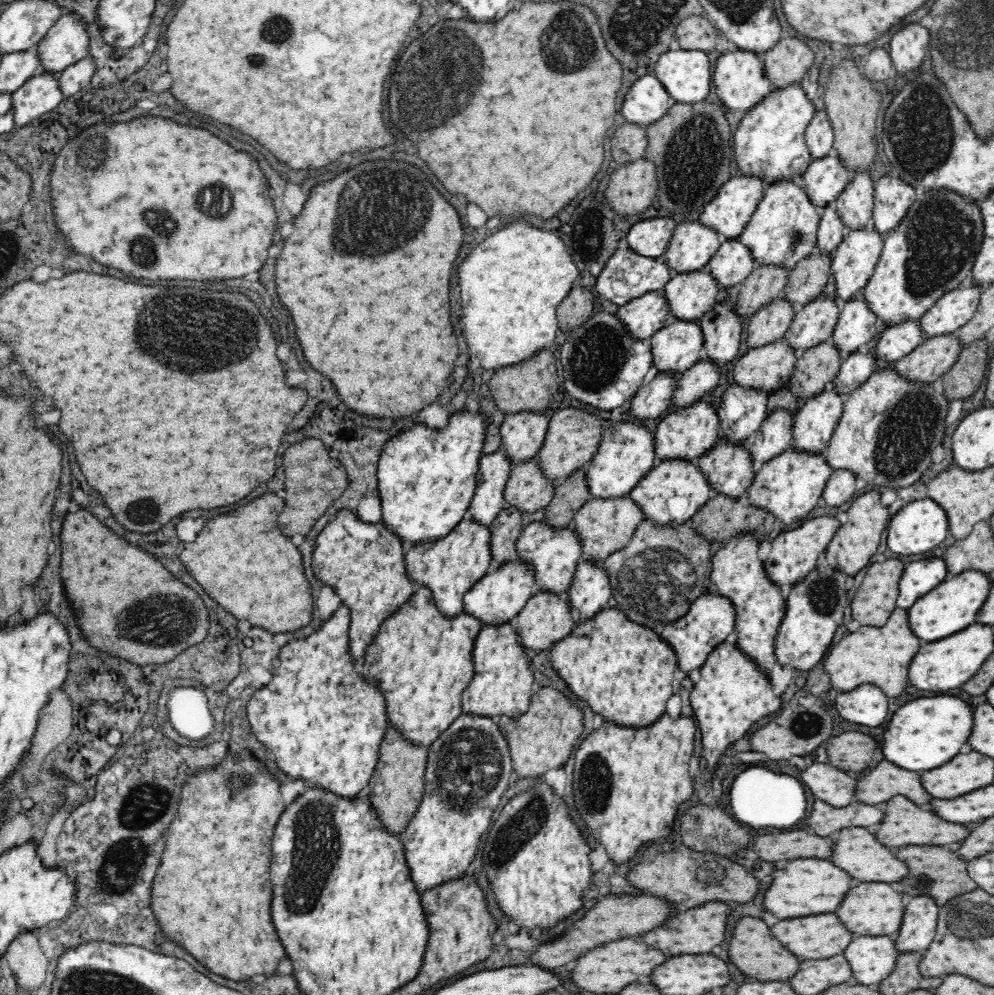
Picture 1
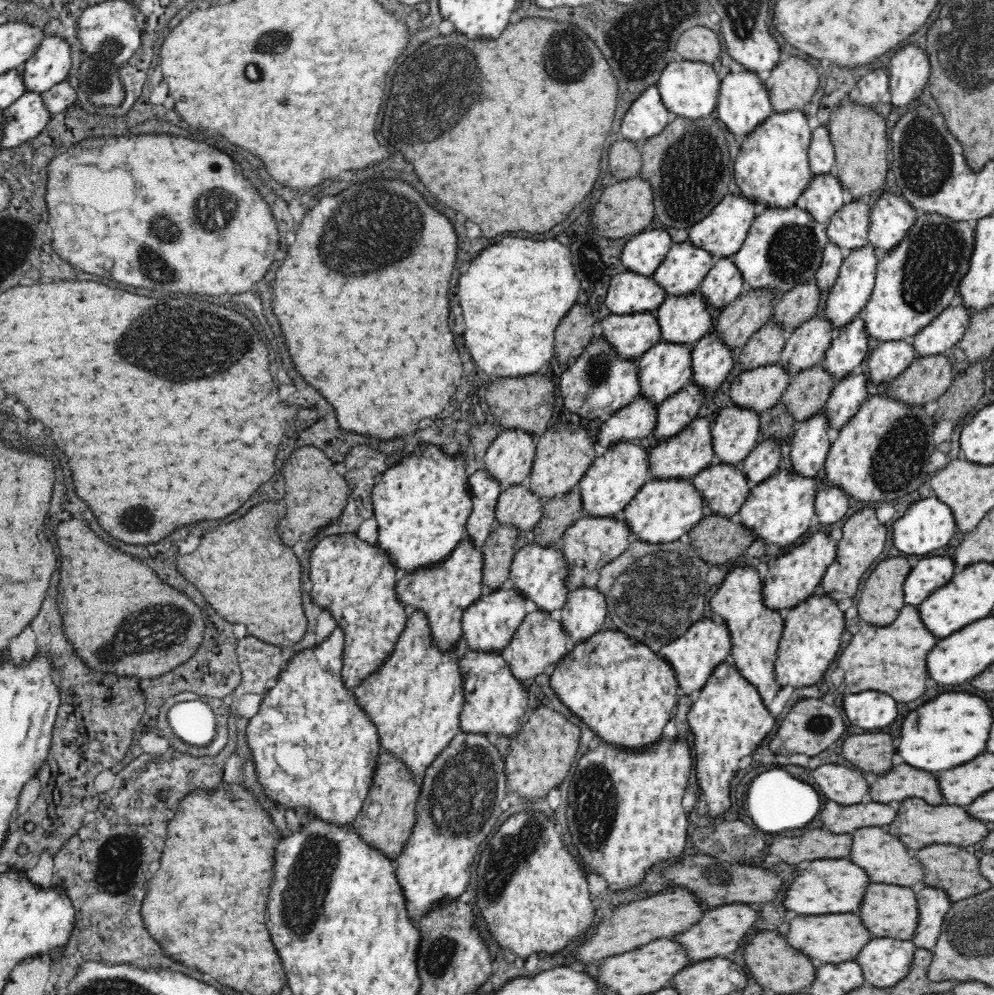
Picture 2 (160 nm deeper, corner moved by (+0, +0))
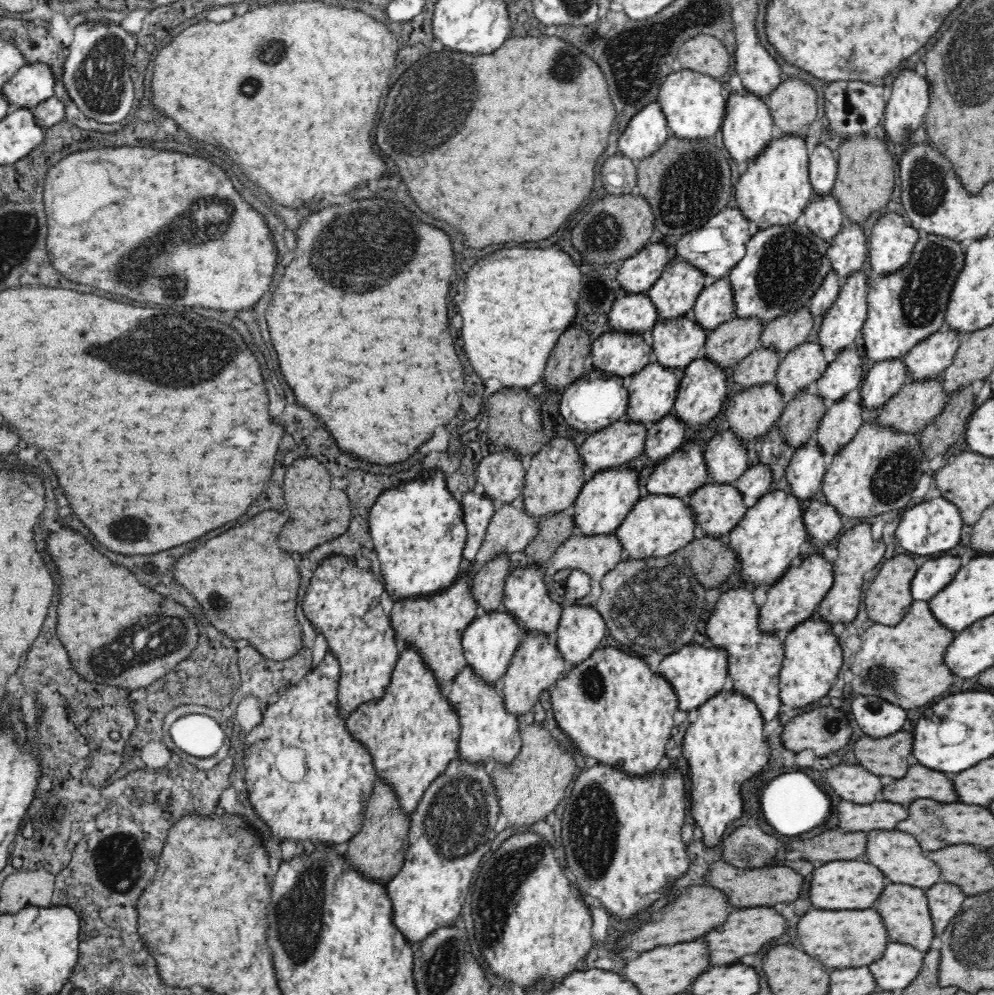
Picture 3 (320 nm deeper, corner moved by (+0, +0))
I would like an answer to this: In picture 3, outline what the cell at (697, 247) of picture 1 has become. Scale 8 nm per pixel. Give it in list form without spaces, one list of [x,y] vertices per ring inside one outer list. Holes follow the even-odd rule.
[[[678,258],[669,262],[648,292],[648,298],[656,307],[658,321],[681,319],[690,314],[707,283],[707,276],[688,262]]]

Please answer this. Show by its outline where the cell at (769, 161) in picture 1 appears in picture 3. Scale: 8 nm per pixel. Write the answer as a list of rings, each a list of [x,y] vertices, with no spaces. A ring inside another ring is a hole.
[[[788,136],[772,140],[772,144],[760,154],[760,158],[748,164],[748,172],[736,184],[736,204],[750,221],[754,231],[788,227],[801,222],[804,209],[816,200],[809,181],[809,158],[804,139],[805,136]]]

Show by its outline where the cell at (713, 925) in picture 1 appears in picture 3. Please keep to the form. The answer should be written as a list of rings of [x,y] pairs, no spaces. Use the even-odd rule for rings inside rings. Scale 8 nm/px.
[[[735,908],[728,915],[728,922],[722,924],[720,928],[712,930],[710,934],[704,936],[704,942],[708,944],[711,962],[716,966],[724,964],[734,964],[740,962],[742,956],[756,954],[760,948],[766,948],[772,944],[776,938],[780,938],[786,932],[786,920],[772,908]]]

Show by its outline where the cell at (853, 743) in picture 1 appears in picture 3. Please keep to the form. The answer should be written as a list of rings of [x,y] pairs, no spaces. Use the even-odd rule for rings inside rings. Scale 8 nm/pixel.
[[[898,732],[896,736],[872,740],[860,738],[854,744],[854,754],[858,762],[876,772],[876,776],[906,776],[910,764],[916,764],[912,758],[912,734]],[[912,760],[912,762],[910,762]]]

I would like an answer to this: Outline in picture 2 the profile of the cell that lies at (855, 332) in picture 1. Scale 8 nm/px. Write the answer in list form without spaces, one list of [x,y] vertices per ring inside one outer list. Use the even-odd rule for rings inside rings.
[[[859,316],[835,335],[820,364],[826,373],[832,375],[834,384],[860,371],[860,365],[868,358],[868,340],[864,321]]]

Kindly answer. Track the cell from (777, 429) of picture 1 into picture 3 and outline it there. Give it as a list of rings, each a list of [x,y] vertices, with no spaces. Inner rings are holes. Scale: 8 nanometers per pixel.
[[[759,463],[757,466],[746,469],[738,480],[733,482],[734,486],[744,499],[746,508],[752,508],[766,493],[769,493],[772,488],[772,474],[767,465]]]

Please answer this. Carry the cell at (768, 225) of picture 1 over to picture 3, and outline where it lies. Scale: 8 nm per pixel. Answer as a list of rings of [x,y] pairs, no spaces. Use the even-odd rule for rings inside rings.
[[[801,222],[788,227],[770,227],[755,231],[754,236],[747,242],[744,258],[728,276],[734,295],[734,316],[738,319],[758,319],[764,328],[779,316],[808,307],[814,293],[821,287],[826,276],[830,276],[833,271],[827,255],[828,247],[828,243],[812,234],[812,231]]]

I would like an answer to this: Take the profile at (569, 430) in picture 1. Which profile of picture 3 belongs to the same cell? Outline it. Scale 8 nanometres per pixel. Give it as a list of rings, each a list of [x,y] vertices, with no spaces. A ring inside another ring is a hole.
[[[559,436],[546,443],[527,462],[522,492],[526,513],[532,519],[540,520],[572,506],[587,481],[584,477],[585,469],[572,438]]]

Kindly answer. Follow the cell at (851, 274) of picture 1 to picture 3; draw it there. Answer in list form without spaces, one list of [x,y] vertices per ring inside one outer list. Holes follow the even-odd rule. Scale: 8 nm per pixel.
[[[858,272],[846,282],[842,282],[841,291],[838,293],[834,304],[822,316],[822,325],[819,328],[816,341],[822,347],[822,352],[832,352],[837,357],[843,350],[854,346],[854,340],[861,334],[867,317],[866,298],[868,290],[866,276],[862,272]]]

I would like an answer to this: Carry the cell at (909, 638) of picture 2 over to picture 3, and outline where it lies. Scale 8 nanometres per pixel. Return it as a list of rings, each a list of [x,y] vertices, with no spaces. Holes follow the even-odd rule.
[[[924,600],[914,602],[904,620],[894,628],[875,623],[862,634],[864,648],[860,648],[854,658],[855,662],[852,663],[854,678],[850,683],[853,694],[864,696],[876,694],[904,710],[924,706],[936,696],[948,692],[956,682],[956,676],[950,672],[948,666],[944,666],[944,652],[950,646],[952,638],[954,634],[934,618],[928,602]]]

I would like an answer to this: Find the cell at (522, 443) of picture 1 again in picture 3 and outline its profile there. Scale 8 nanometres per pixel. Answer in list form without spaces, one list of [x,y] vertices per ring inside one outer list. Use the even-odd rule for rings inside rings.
[[[492,450],[475,470],[475,482],[484,487],[484,496],[496,507],[512,503],[524,488],[527,461],[508,450]]]

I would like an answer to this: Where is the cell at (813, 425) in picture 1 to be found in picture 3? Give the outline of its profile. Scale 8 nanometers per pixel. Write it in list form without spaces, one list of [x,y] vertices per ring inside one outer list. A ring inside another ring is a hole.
[[[814,438],[793,454],[783,483],[803,507],[821,491],[828,464],[829,460],[820,451]]]

